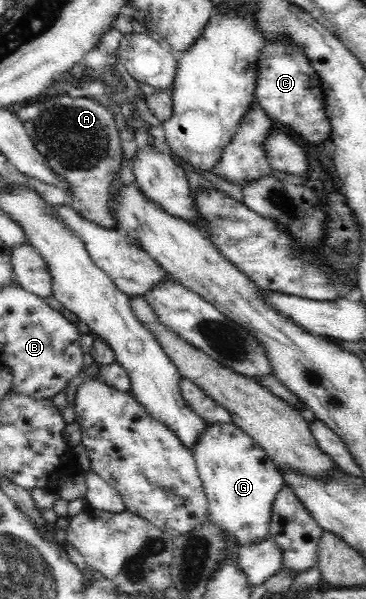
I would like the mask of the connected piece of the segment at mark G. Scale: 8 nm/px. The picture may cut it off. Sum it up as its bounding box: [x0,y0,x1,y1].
[191,422,284,546]

